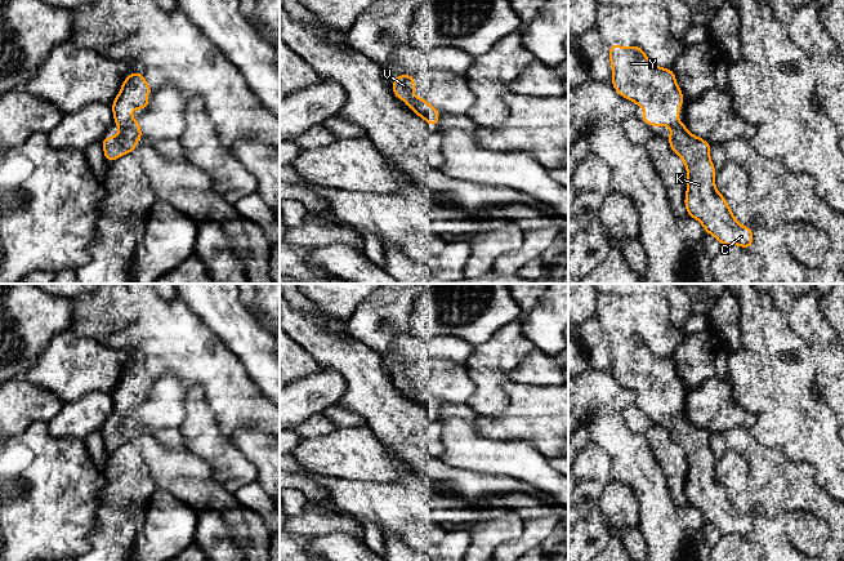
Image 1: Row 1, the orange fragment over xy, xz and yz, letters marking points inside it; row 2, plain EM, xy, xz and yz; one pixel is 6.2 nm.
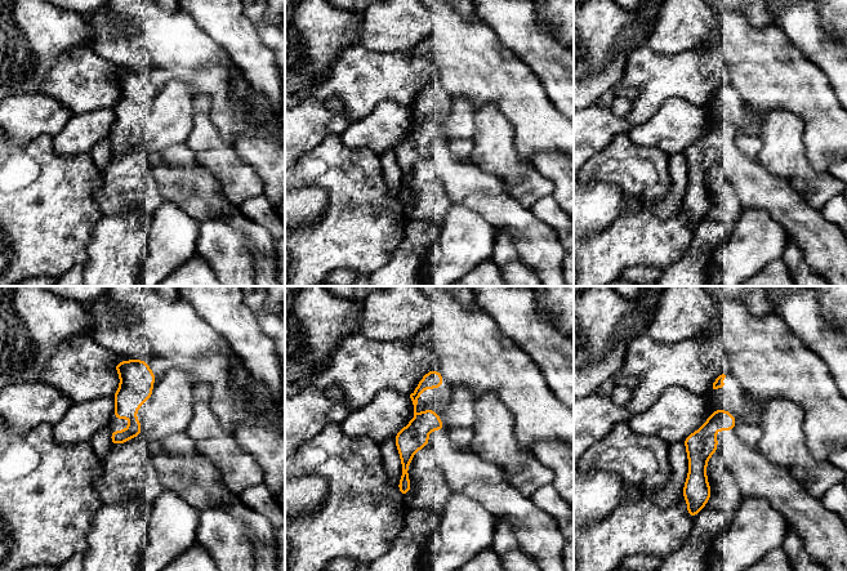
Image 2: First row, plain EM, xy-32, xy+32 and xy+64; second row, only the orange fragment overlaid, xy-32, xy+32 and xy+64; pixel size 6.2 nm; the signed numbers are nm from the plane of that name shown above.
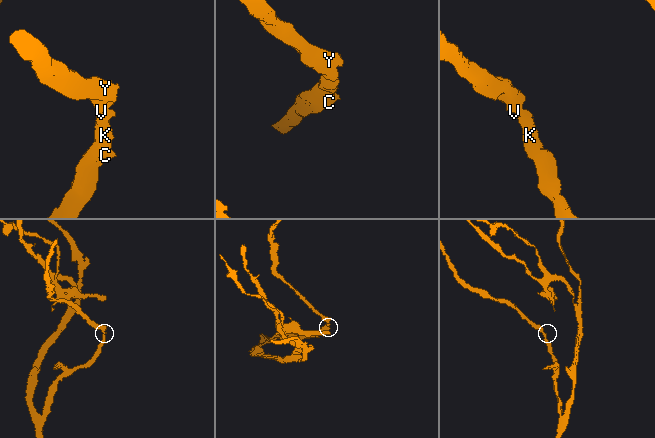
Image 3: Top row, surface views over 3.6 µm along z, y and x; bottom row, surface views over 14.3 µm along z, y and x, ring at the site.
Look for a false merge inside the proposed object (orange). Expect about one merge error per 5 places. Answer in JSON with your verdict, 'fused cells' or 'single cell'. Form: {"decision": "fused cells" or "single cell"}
{"decision": "single cell"}

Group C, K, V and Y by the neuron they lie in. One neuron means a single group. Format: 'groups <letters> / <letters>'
groups C K V Y

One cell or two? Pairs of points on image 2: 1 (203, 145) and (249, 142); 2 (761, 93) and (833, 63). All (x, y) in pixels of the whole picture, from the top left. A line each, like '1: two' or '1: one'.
1: two
2: two

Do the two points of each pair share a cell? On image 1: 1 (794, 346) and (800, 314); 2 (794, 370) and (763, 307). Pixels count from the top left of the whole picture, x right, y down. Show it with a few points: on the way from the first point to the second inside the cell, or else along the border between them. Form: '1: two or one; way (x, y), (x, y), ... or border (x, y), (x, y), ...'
1: two; border (785, 319), (811, 347)
2: one; way (784, 355), (763, 329), (763, 323)

